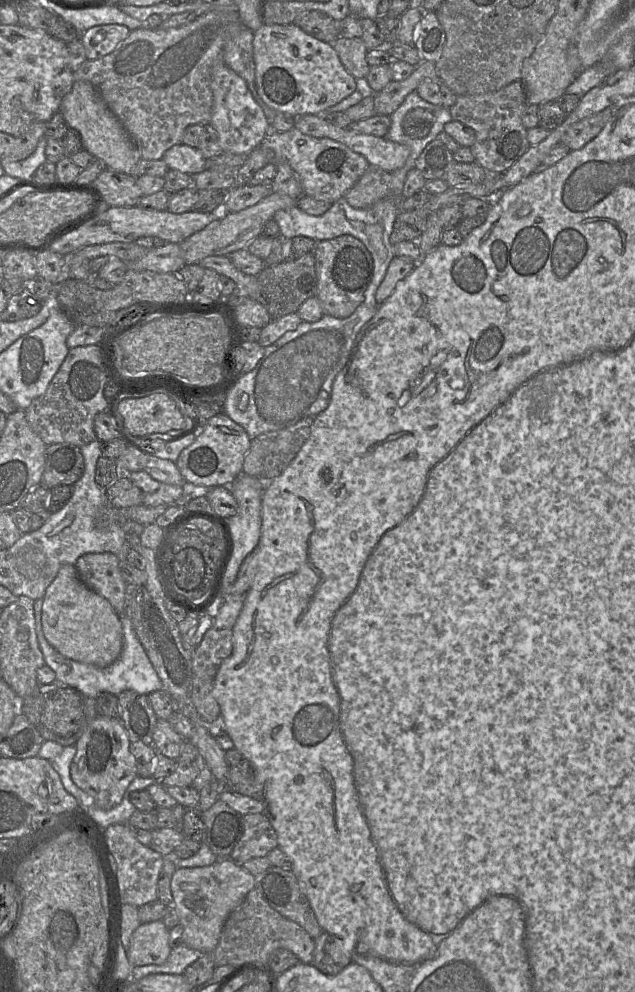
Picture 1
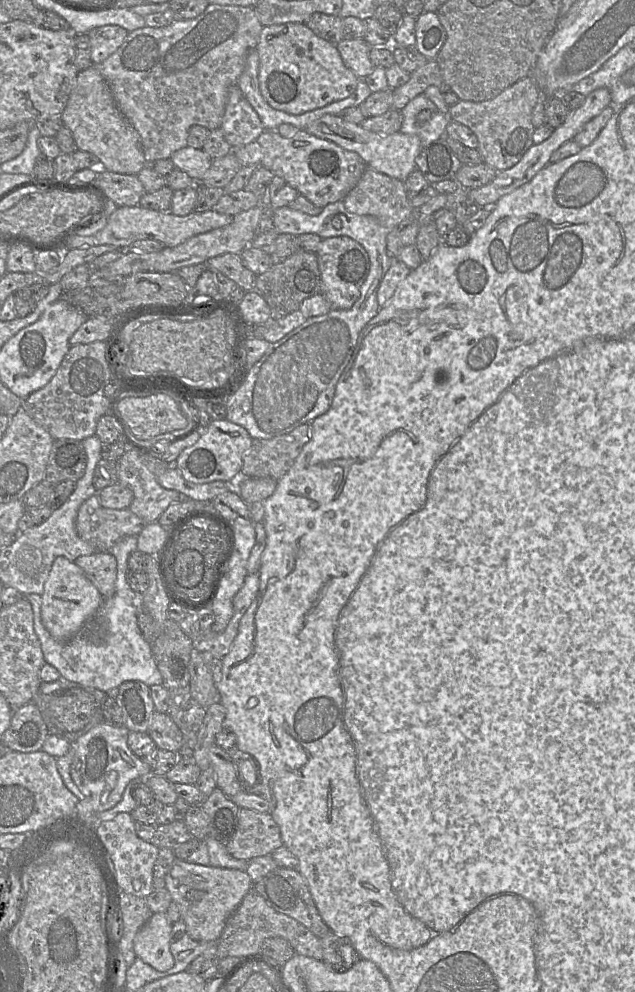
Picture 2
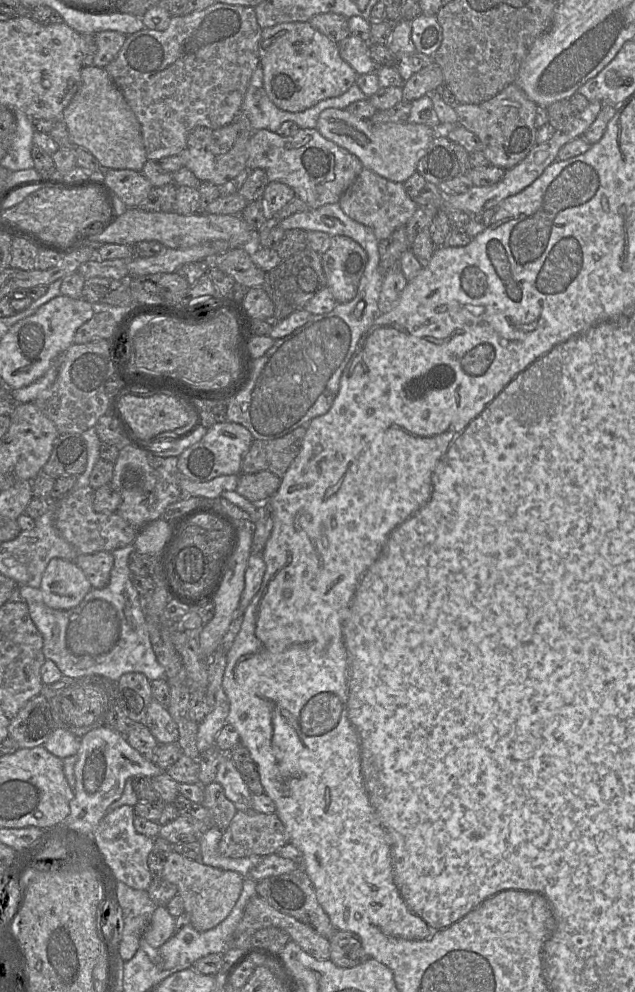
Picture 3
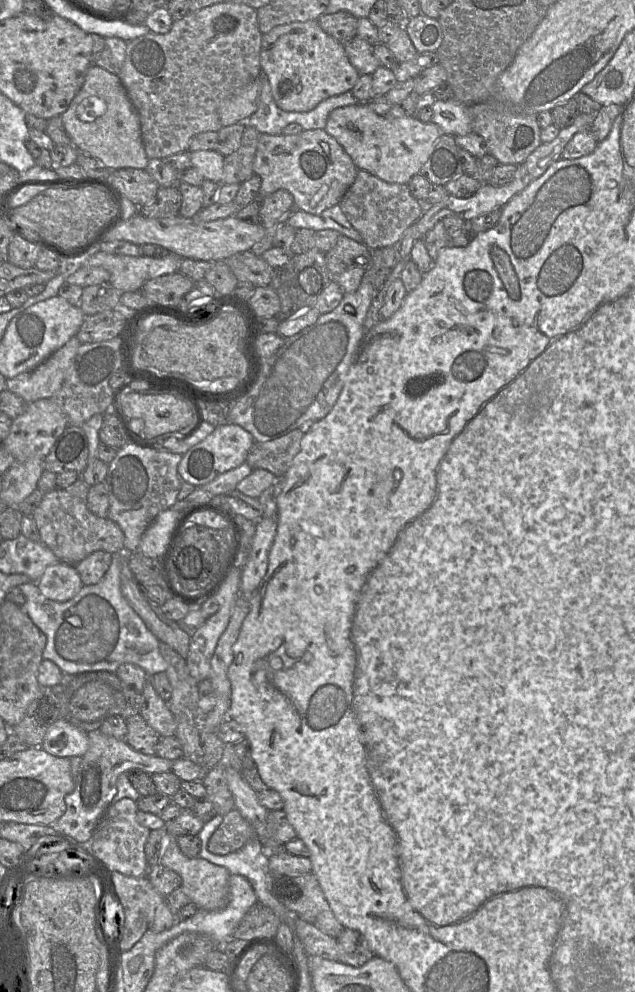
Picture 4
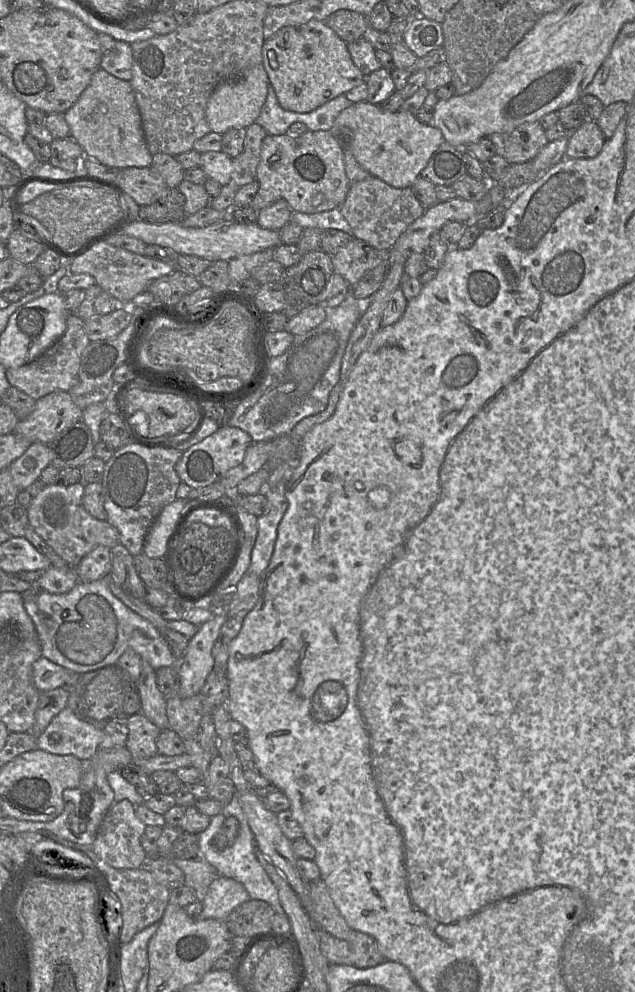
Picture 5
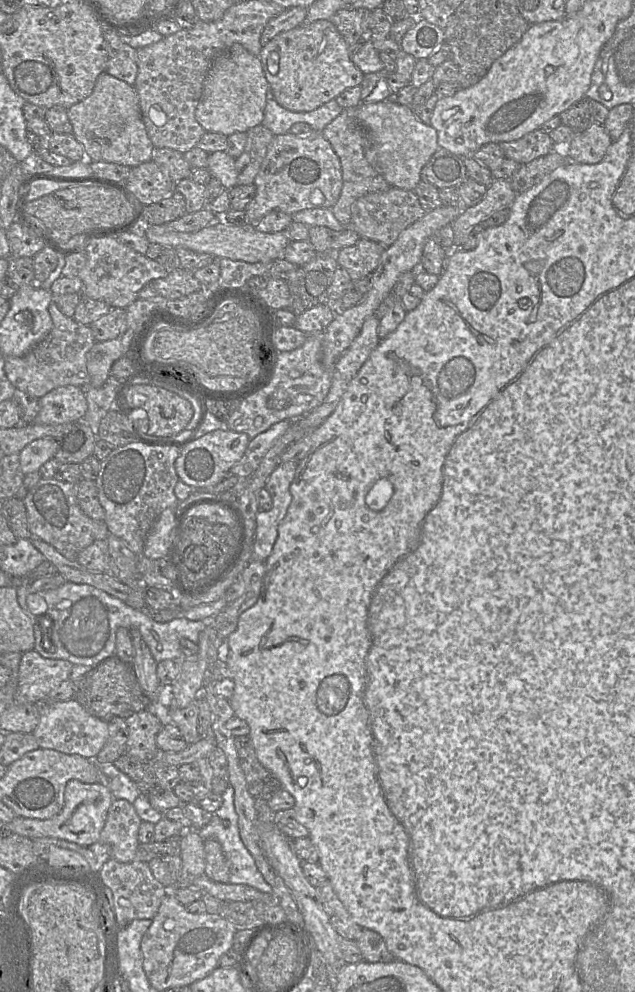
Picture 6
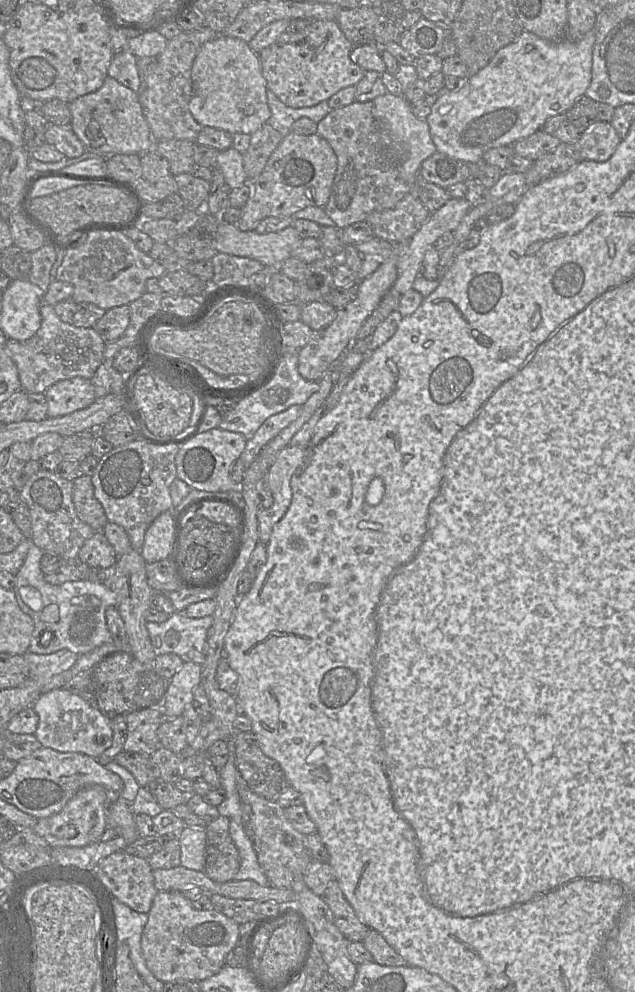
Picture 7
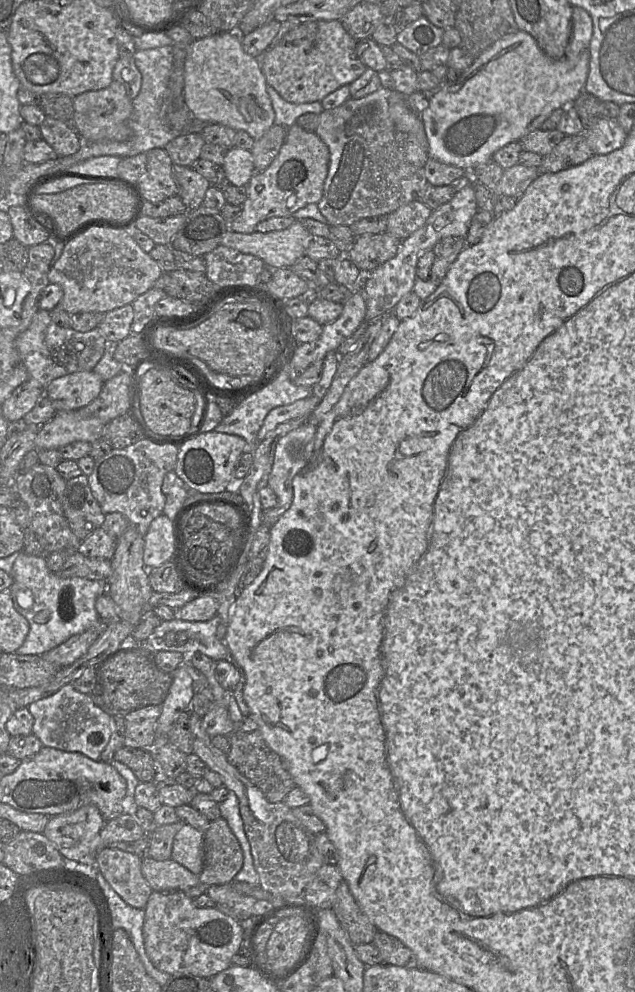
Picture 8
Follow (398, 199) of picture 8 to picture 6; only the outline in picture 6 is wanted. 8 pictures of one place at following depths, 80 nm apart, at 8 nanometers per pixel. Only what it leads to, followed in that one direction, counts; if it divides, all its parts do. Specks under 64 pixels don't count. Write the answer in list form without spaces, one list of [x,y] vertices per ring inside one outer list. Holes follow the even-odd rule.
[[[343,110],[321,133],[339,157],[342,168],[341,193],[331,210],[342,225],[349,226],[351,206],[357,199],[370,193],[386,191],[391,186],[368,162],[366,158],[367,132],[352,118],[352,110]]]

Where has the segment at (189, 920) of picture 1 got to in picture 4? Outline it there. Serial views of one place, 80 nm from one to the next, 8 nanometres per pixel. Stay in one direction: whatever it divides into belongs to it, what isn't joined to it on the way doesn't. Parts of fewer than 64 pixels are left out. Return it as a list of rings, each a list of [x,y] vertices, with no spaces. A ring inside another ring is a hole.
[[[166,833],[161,840],[161,864],[175,871],[182,879],[181,888],[199,909],[207,911],[223,910],[230,900],[229,871],[221,866],[198,858],[188,858],[179,849],[177,837]]]

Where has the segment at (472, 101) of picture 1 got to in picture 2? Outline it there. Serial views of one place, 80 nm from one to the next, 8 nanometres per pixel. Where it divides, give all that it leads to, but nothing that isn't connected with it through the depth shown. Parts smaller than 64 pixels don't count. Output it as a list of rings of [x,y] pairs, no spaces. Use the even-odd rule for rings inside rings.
[[[527,76],[507,87],[496,97],[471,102],[459,100],[450,106],[451,121],[467,126],[477,137],[477,150],[483,162],[497,171],[507,170],[516,165],[534,144],[532,111],[536,104],[543,100],[543,95],[532,76]]]

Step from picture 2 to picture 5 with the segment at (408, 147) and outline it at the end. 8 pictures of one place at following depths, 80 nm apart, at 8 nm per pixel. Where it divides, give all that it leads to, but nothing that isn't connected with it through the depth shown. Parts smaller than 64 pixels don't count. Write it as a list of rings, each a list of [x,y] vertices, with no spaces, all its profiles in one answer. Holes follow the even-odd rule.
[[[369,102],[353,103],[350,107],[341,111],[330,132],[343,142],[344,147],[352,152],[359,165],[370,175],[395,188],[411,187],[416,179],[420,177],[433,153],[445,141],[438,128],[422,124],[412,113],[406,111],[389,112],[380,105]]]

